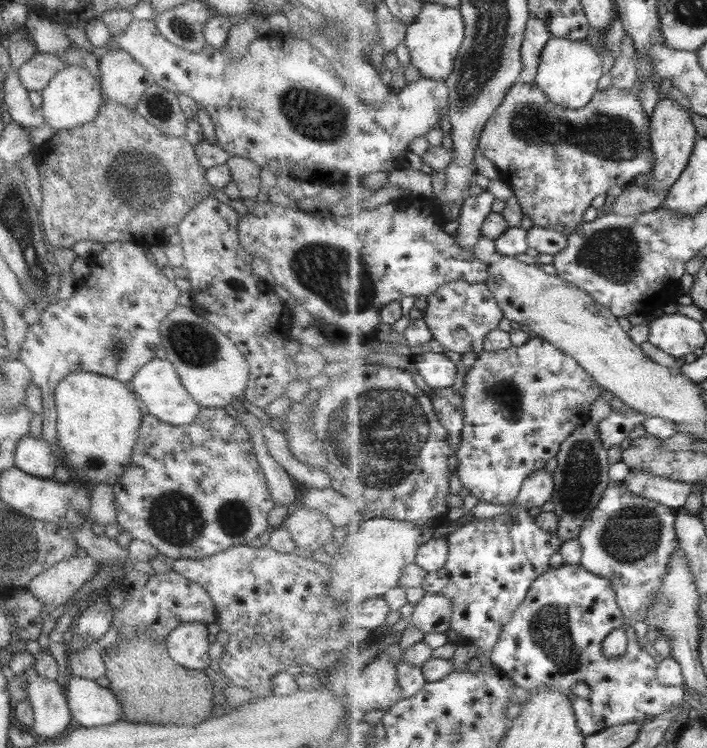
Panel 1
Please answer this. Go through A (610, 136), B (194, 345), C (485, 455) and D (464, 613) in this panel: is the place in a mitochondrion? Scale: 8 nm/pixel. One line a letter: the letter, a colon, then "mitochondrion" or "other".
A: mitochondrion
B: mitochondrion
C: other
D: other

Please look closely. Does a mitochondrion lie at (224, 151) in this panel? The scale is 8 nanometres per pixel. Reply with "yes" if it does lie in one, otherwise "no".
no

